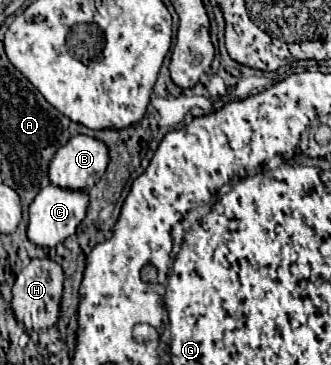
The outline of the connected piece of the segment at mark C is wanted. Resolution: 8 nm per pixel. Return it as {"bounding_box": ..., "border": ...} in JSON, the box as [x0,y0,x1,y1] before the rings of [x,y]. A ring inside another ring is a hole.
{"bounding_box":[28,185,88,249],"border":[[[48,185],[30,203],[30,223],[28,223],[30,241],[40,247],[48,247],[48,249],[56,247],[66,237],[74,235],[76,227],[80,225],[80,221],[86,215],[86,207],[88,207],[88,193],[86,191],[62,189],[56,185]]]}

